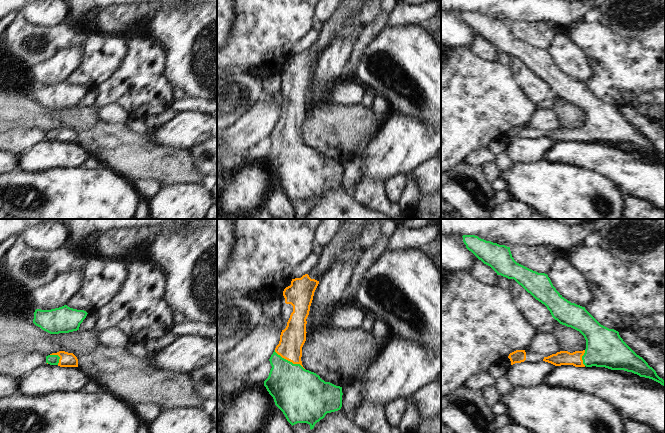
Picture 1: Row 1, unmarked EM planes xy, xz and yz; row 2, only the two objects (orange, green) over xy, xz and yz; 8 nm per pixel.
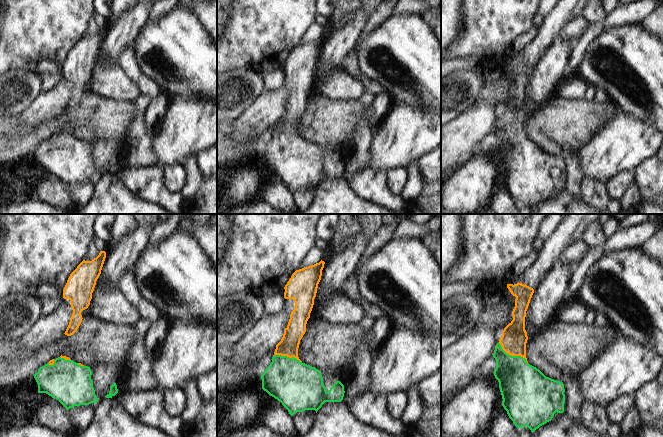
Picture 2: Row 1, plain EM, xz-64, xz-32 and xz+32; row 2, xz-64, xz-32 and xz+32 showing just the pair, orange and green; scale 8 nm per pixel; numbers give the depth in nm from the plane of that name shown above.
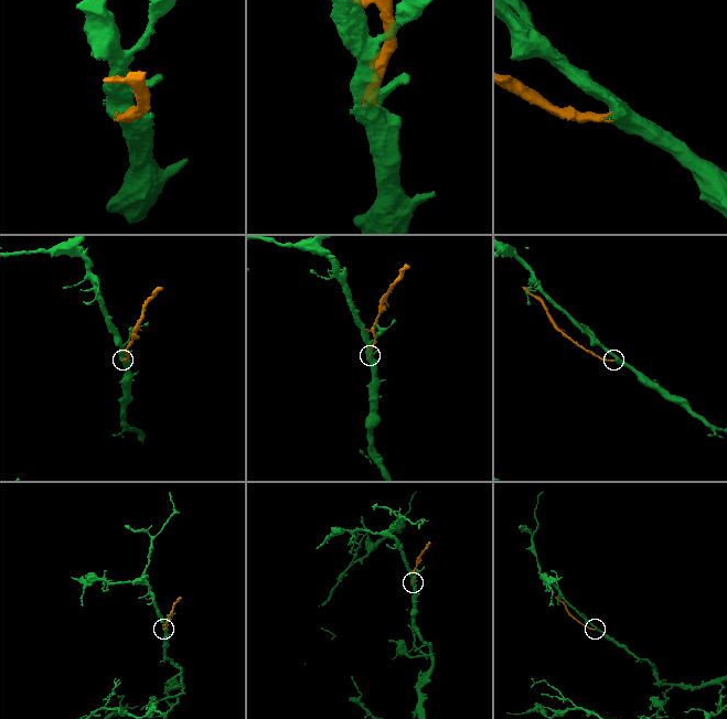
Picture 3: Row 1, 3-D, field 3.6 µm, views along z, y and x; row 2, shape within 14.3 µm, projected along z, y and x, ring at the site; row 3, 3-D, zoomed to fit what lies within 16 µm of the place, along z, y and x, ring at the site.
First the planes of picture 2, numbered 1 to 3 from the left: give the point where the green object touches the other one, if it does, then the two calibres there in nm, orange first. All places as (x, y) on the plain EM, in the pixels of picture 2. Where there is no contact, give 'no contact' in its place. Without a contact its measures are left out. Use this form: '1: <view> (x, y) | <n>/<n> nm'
1: xz-64 (52, 140) | 50/340 nm
2: xz-32 (287, 132) | 160/380 nm
3: xz+32 (513, 131) | 220/360 nm

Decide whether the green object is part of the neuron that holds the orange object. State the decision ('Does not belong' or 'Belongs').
Belongs.

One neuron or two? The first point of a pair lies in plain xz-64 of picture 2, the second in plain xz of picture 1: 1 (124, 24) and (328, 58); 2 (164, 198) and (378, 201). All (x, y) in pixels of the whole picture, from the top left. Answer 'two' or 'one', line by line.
1: one
2: one

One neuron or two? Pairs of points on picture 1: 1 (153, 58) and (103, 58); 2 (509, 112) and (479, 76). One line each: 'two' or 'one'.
1: two
2: one

